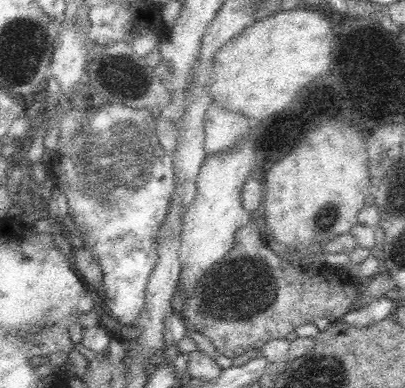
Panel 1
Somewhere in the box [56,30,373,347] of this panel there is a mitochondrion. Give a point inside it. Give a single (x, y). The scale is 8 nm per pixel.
(122, 160)

